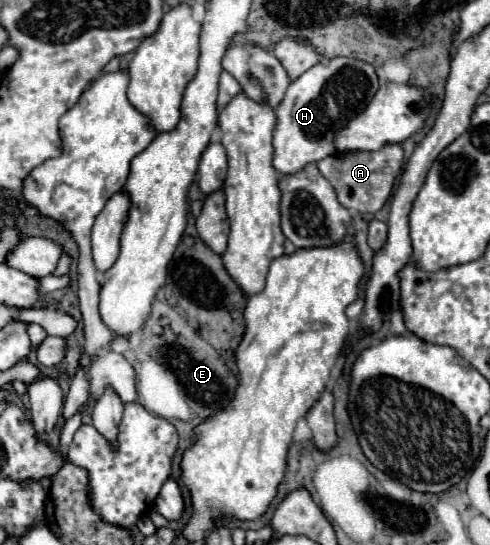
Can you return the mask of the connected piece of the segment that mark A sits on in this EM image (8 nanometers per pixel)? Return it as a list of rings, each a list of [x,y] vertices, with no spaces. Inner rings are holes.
[[[389,144],[377,152],[339,152],[317,162],[317,168],[333,184],[337,198],[345,208],[375,214],[391,198],[393,184],[403,168],[403,158],[401,144]]]

